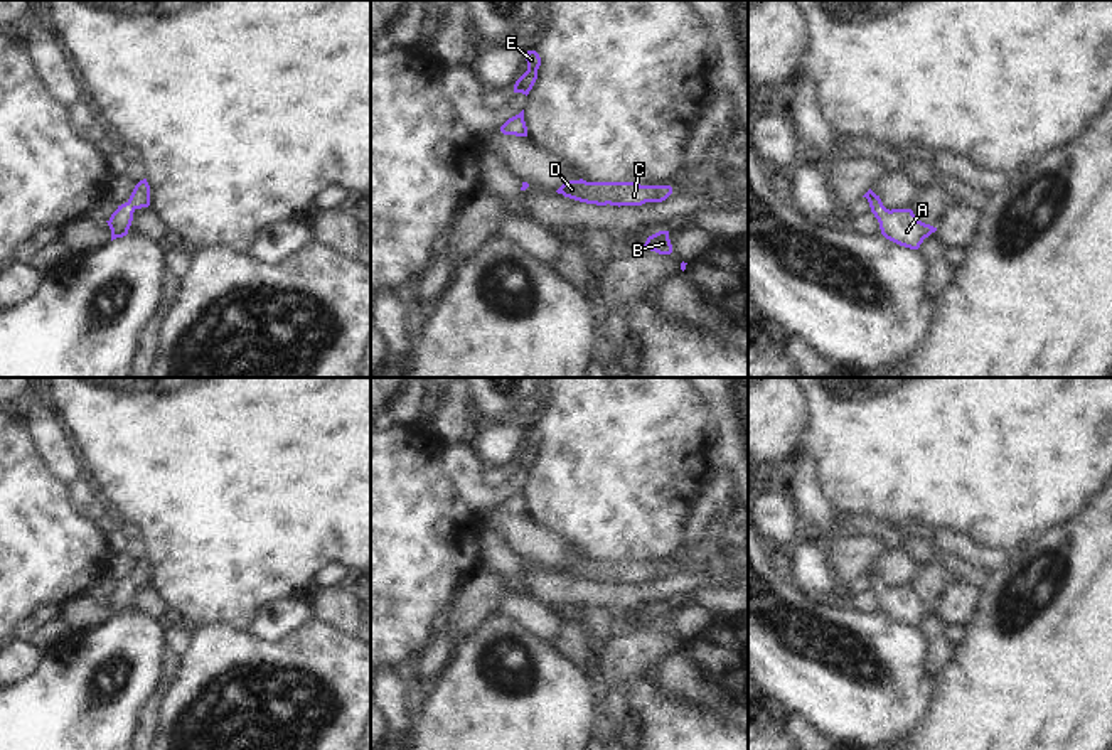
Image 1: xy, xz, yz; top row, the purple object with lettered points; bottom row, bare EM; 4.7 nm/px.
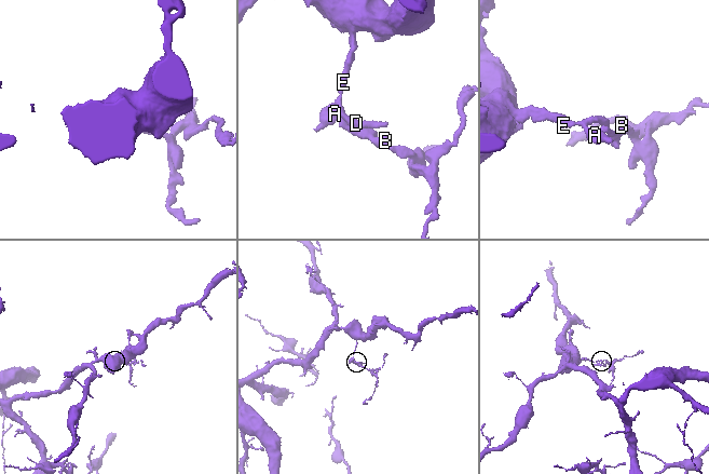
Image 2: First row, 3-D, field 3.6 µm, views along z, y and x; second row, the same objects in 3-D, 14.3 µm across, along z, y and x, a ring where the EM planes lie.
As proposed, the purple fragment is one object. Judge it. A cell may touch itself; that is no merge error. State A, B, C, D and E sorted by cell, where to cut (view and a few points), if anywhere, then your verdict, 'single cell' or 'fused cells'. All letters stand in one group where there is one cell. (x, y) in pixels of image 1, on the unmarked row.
A B C D E; no cut; single cell

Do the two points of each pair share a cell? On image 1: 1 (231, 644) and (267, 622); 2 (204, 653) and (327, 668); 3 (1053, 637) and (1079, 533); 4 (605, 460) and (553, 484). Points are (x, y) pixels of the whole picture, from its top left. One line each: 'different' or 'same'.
1: different
2: same
3: same
4: same

